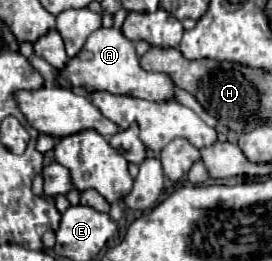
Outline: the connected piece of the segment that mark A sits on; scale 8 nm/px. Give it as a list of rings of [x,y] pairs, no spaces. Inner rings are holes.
[[[101,27],[91,33],[79,55],[71,57],[63,69],[57,69],[57,85],[65,89],[83,89],[85,93],[107,91],[113,95],[127,95],[147,101],[167,101],[173,97],[173,83],[165,73],[149,73],[139,65],[139,57],[135,55],[135,45],[115,27]]]

